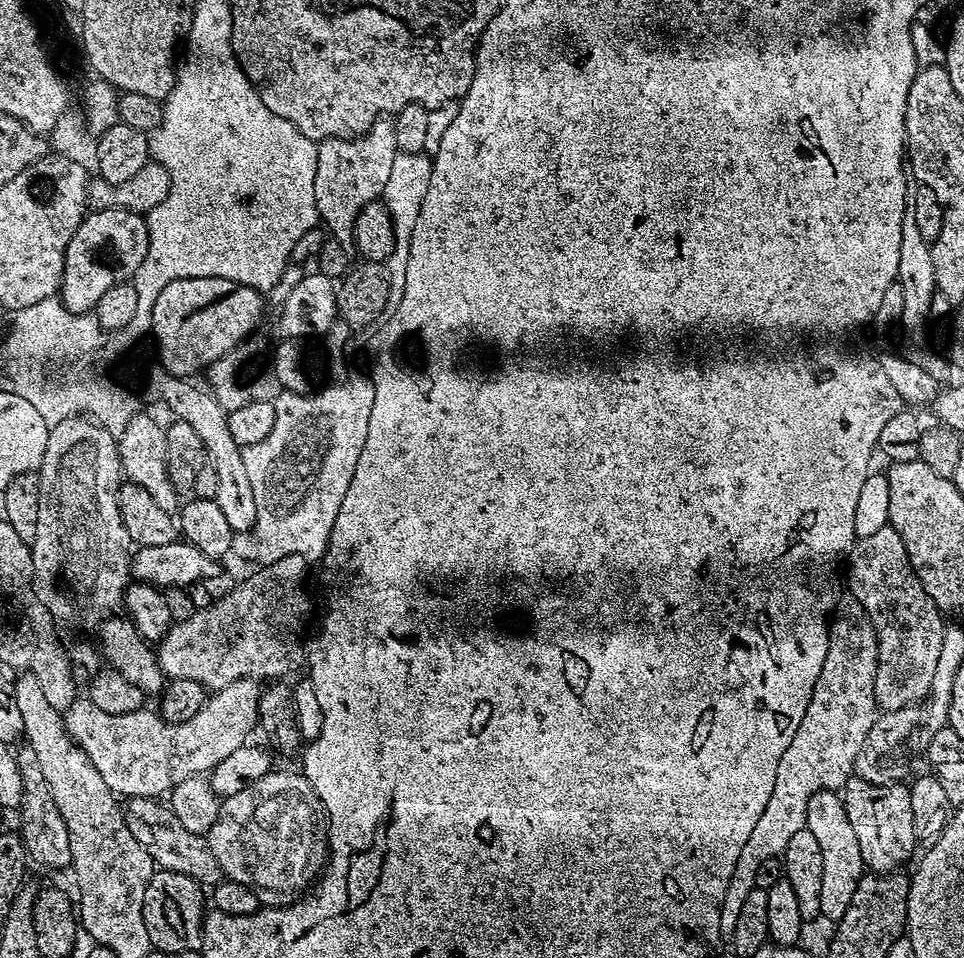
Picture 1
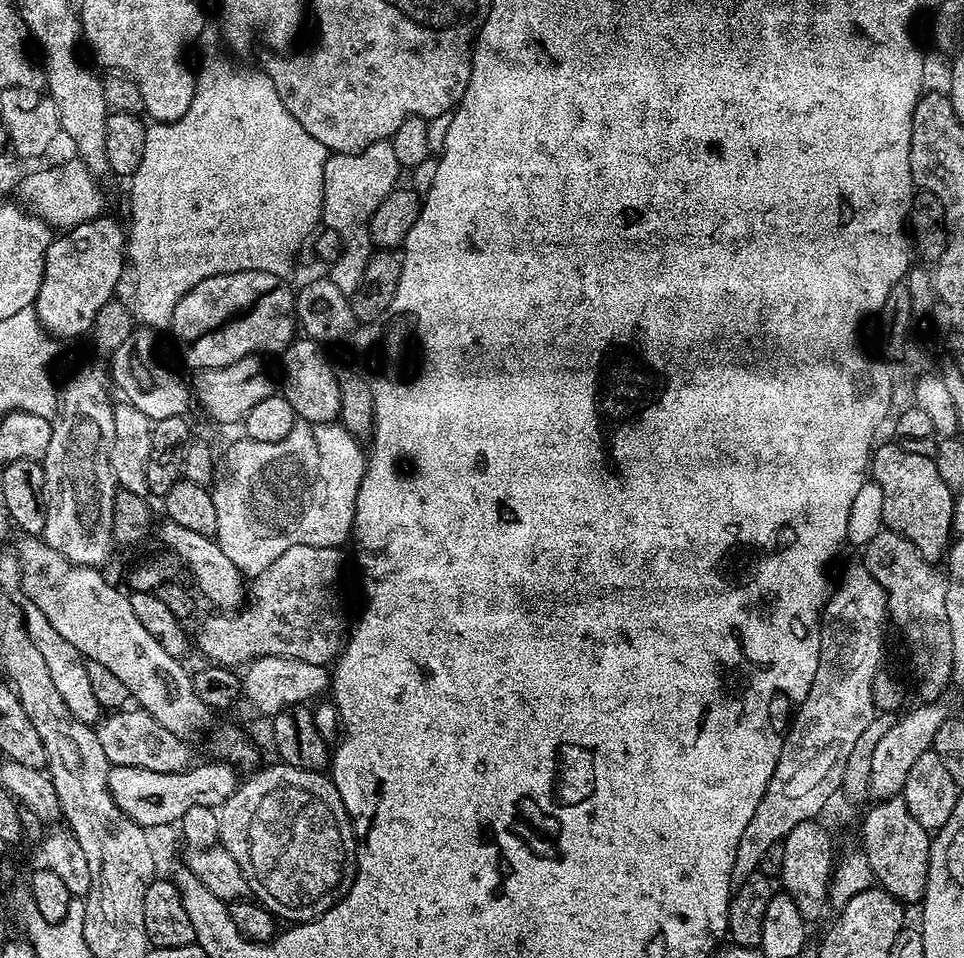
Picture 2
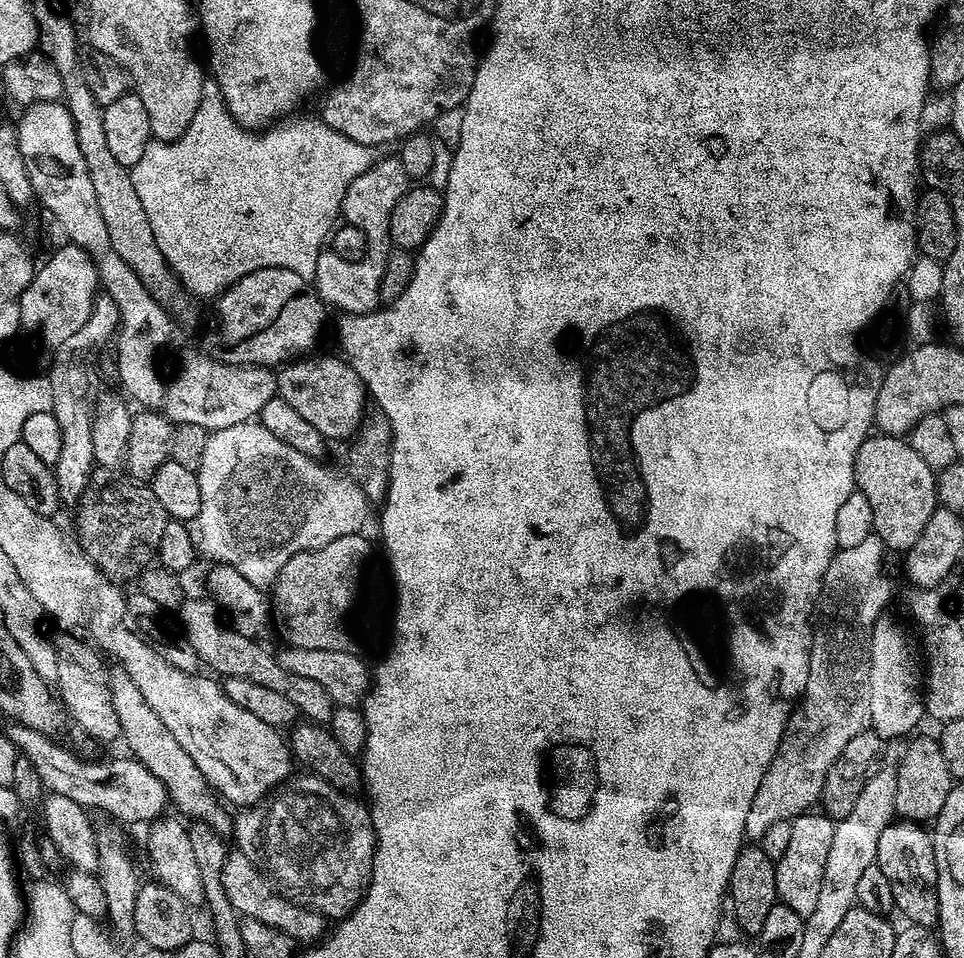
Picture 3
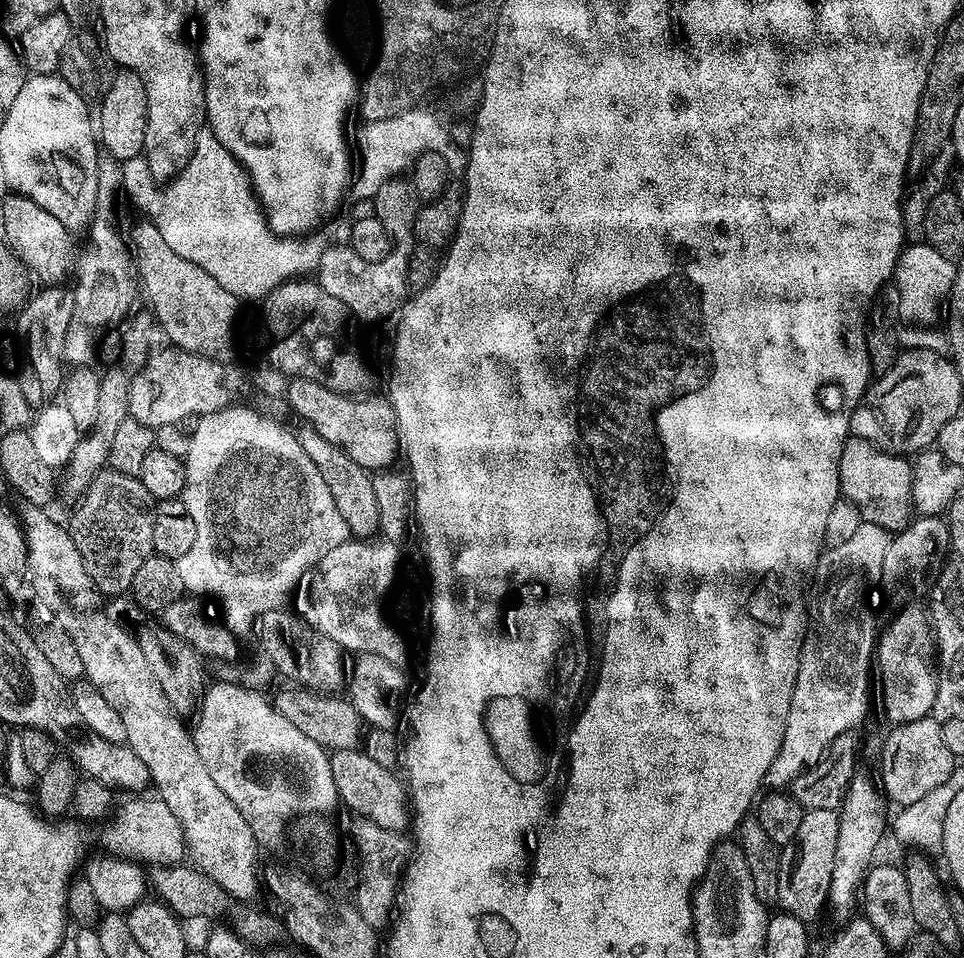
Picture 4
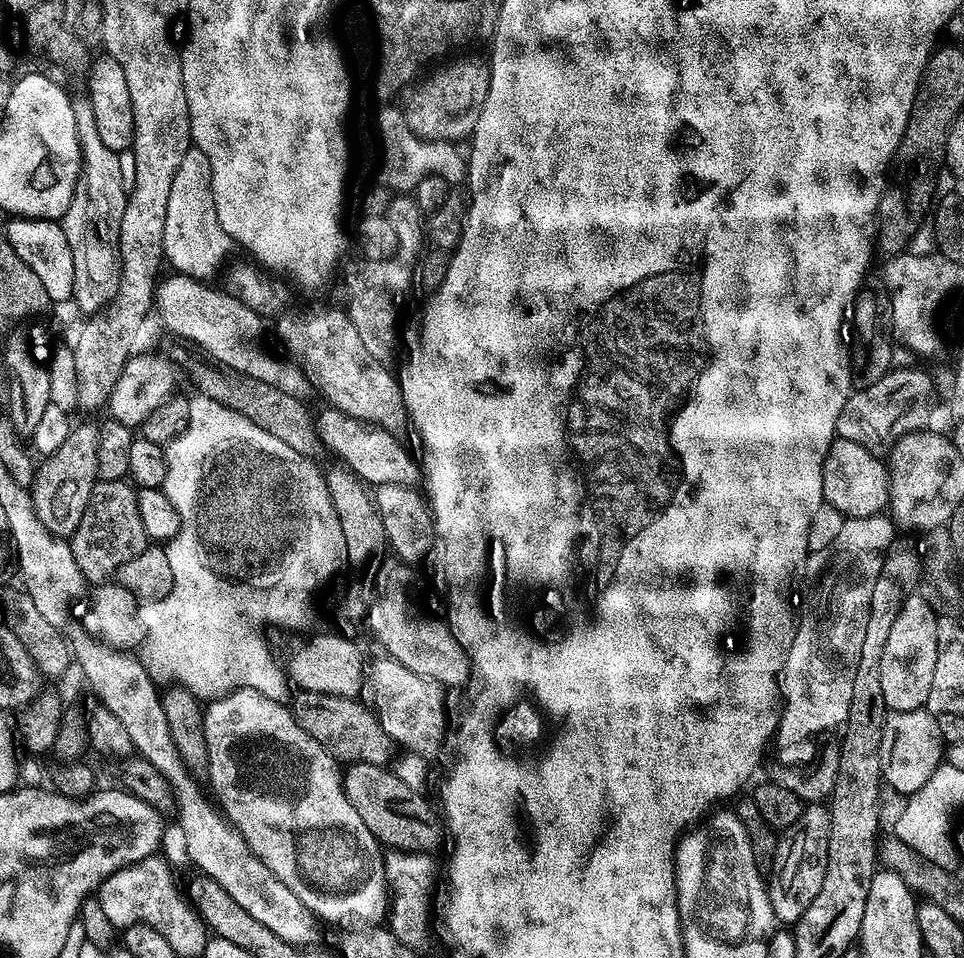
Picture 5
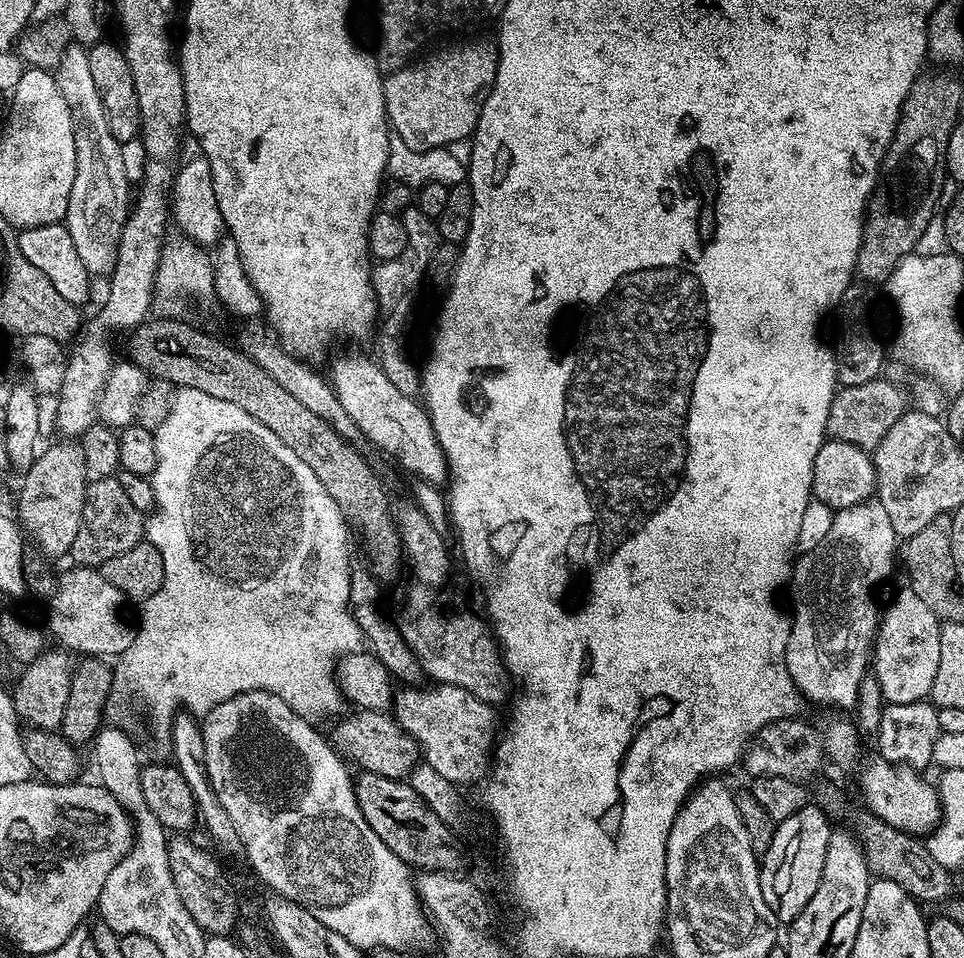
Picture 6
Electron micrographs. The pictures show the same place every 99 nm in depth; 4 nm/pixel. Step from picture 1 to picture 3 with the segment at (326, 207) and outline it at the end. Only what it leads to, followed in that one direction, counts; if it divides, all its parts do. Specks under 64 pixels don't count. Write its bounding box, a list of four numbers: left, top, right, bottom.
[312,158,410,316]

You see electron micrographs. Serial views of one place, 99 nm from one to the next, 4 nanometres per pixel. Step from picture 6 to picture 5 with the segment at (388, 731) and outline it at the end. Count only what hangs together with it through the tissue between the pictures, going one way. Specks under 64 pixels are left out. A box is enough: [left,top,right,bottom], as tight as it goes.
[290,689,392,766]

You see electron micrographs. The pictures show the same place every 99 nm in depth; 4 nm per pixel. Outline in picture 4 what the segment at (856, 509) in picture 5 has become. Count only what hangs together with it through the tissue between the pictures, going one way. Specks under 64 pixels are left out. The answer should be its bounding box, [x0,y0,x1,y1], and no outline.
[838,438,914,534]

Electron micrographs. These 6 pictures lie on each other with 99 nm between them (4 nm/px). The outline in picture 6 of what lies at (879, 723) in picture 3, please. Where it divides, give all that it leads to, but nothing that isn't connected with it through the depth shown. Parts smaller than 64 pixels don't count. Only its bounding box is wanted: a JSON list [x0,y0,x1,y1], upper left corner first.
[870,587,942,704]

